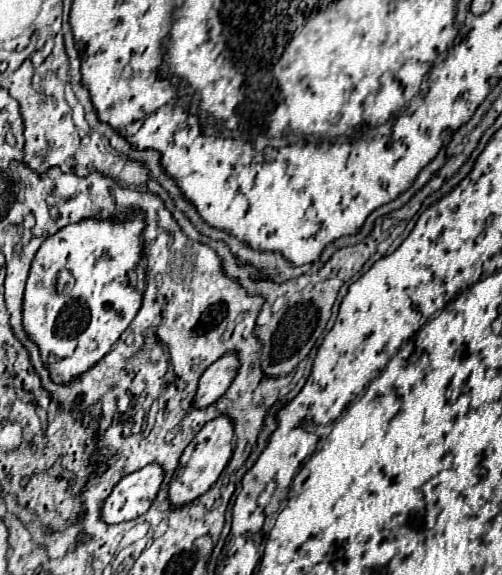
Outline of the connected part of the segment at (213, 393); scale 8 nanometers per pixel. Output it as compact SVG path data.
M223 354L217 362L213 362L207 368L207 372L203 372L193 404L197 408L213 404L219 396L225 394L225 390L229 388L229 384L237 376L237 370L239 370L237 354Z

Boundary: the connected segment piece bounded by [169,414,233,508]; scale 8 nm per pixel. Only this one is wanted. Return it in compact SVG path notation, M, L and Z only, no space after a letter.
M223 414L221 418L213 418L211 422L207 422L201 428L201 432L193 438L193 442L185 448L185 452L179 460L179 468L169 484L171 508L189 504L195 498L199 498L201 494L205 494L217 482L219 474L225 470L231 454L233 454L233 422L229 422L229 418L225 418L225 414Z

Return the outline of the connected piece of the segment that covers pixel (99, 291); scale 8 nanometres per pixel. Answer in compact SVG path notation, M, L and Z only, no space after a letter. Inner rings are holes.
M133 210L123 218L81 218L81 222L69 224L57 234L45 238L41 250L37 250L25 288L23 326L31 340L37 342L41 358L51 370L51 378L55 382L69 382L77 374L89 370L111 350L117 338L137 316L147 282L147 270L139 266L141 230L145 230L145 218L141 218L141 210ZM61 270L69 270L75 276L75 286L69 294L57 292L57 276Z

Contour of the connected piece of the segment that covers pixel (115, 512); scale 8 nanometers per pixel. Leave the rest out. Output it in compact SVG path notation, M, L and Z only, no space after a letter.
M149 464L125 476L105 500L103 520L107 524L119 524L143 516L155 500L163 478L165 470L161 470L157 464Z

